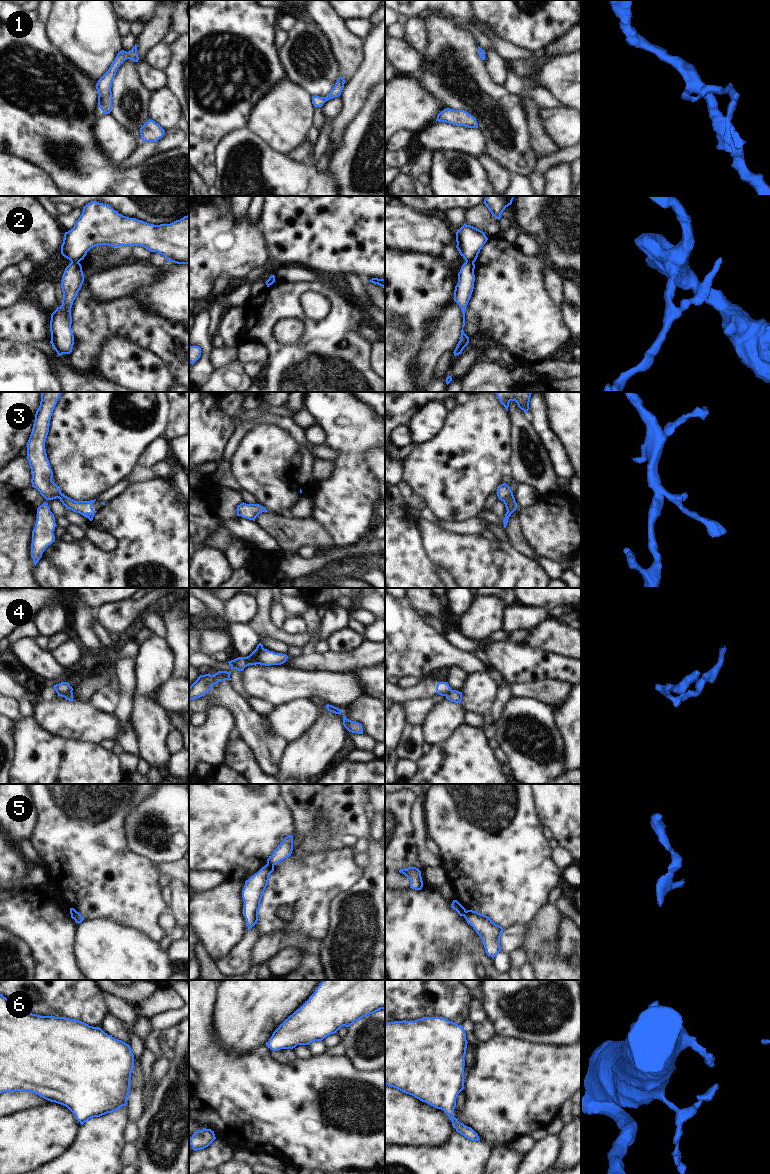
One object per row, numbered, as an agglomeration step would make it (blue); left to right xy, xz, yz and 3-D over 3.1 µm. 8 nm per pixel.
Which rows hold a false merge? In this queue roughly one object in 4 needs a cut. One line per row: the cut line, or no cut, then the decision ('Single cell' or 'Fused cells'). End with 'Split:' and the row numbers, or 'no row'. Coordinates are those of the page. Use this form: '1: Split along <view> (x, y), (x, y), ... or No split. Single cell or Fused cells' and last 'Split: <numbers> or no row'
1: No split. Single cell
2: Split along xy (71, 261), (78, 262). Fused cells
3: No split. Single cell
4: Split along xz (263, 648), (257, 654), (257, 663). Fused cells
5: Split along xz (267, 862), (273, 865). Fused cells
6: No split. Single cell
Split: 2, 4, 5

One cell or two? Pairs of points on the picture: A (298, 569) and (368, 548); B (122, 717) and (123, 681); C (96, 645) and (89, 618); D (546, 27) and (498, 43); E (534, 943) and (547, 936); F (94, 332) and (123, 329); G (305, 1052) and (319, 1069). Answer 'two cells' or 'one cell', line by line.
A: one cell
B: one cell
C: one cell
D: two cells
E: one cell
F: one cell
G: two cells

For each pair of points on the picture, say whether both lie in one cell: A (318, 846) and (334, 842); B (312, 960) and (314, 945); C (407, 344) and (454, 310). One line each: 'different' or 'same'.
A: different
B: same
C: different

